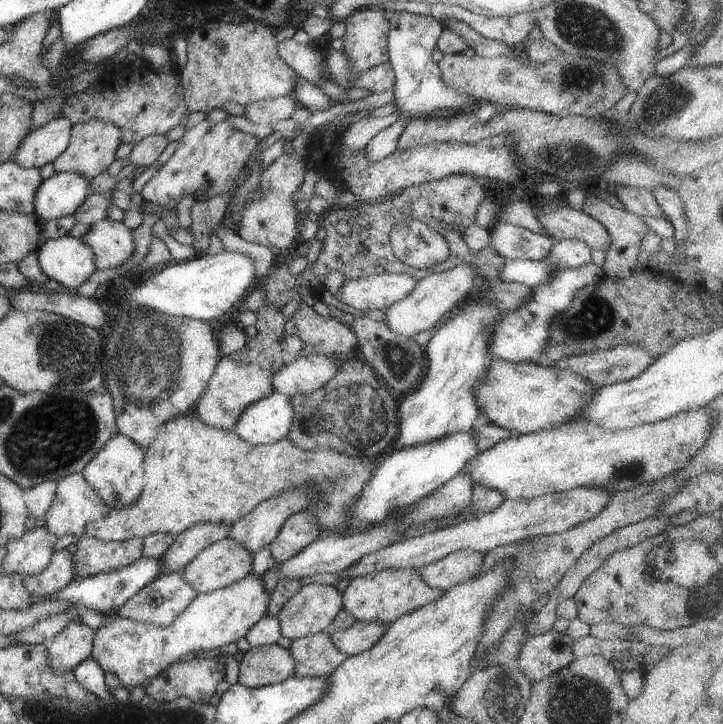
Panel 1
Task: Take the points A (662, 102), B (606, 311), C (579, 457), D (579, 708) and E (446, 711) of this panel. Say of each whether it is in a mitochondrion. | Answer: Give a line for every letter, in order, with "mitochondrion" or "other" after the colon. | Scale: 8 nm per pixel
A: mitochondrion
B: mitochondrion
C: other
D: mitochondrion
E: other

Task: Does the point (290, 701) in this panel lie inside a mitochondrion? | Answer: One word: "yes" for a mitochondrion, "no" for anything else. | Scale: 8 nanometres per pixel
no

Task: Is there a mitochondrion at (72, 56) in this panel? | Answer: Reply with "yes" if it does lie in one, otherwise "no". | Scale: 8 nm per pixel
no

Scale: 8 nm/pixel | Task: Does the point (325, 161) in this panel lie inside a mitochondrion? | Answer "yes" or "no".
no

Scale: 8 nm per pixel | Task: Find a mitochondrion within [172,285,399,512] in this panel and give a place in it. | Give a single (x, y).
(356, 413)

